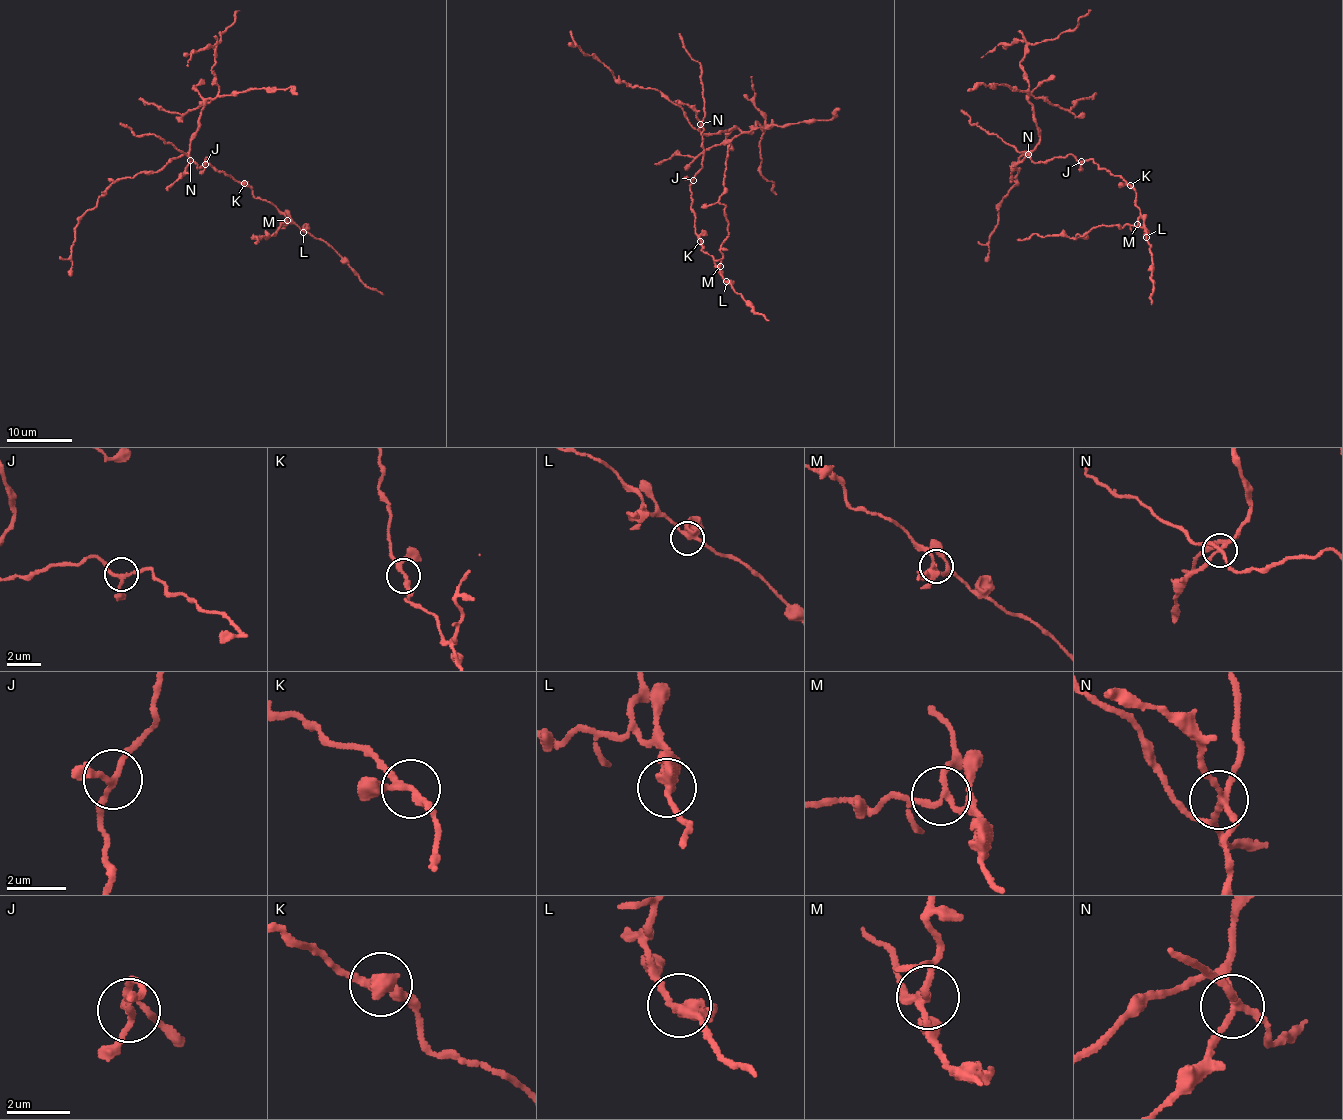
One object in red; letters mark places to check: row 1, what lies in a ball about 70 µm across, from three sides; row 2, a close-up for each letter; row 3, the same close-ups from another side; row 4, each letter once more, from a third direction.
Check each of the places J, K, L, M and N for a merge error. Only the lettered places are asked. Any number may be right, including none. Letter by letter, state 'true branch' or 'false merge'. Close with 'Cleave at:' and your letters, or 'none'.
J: true branch
K: true branch
L: true branch
M: false merge
N: false merge
Cleave at: M, N

